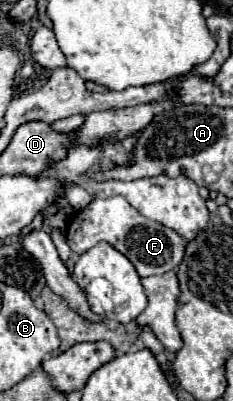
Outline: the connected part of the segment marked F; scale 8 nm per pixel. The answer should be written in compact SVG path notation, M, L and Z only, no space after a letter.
M124 196L114 198L96 198L82 210L74 212L68 228L66 228L66 242L76 254L84 254L98 242L112 244L118 252L122 252L136 268L140 276L152 276L152 274L166 274L170 270L176 270L186 248L186 240L172 228L158 226L156 222L148 220L140 212L136 212Z

